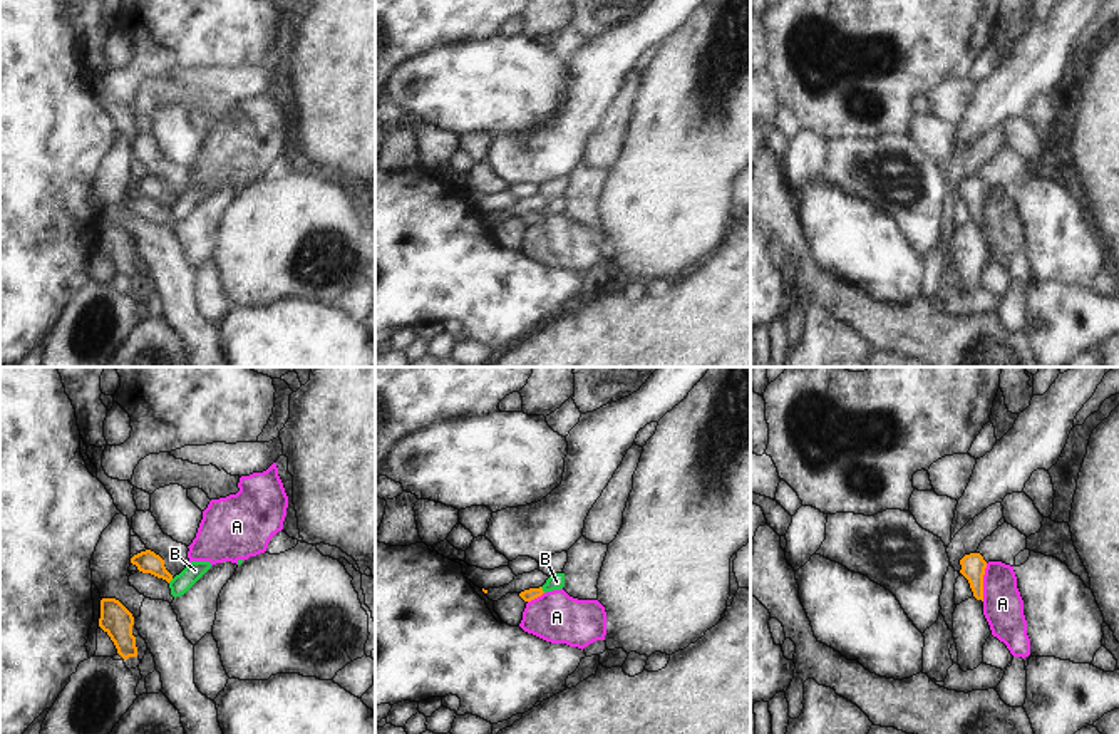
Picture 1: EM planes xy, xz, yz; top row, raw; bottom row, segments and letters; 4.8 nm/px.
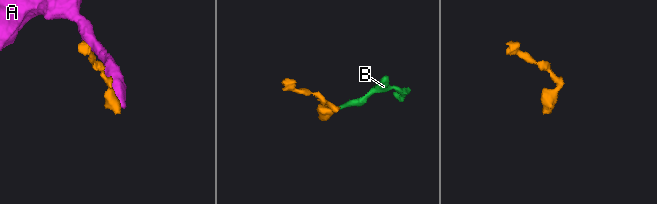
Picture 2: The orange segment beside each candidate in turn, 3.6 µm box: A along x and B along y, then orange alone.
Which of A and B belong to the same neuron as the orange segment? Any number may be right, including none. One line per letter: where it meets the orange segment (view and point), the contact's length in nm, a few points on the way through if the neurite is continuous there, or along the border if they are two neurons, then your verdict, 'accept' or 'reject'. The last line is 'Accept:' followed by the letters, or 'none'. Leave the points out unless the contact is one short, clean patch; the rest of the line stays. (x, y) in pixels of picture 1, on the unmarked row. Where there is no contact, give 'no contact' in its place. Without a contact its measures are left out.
A: yz (982, 206) | 190 nm | reject
B: xz (541, 215) | 40 nm | along xz (540, 211), (545, 217) | reject
Accept: none

